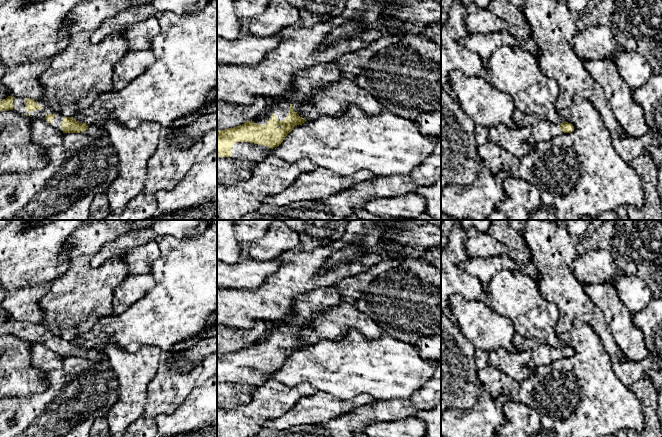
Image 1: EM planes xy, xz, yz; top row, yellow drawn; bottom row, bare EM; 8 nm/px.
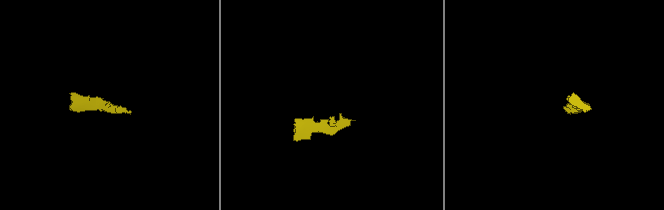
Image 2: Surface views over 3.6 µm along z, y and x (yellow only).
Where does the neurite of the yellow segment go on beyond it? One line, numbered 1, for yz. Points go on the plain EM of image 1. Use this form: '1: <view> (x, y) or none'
1: yz (541, 354)

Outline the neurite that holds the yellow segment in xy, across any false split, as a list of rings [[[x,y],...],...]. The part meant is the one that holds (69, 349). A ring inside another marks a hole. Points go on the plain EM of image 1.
[[[8,320],[0,325],[0,335],[3,334],[14,334],[22,340],[29,341],[32,345],[43,345],[61,357],[81,357],[90,360],[99,360],[105,357],[105,354],[95,347],[88,349],[80,347],[72,341],[66,341],[54,335],[41,323]]]

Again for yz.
[[[515,333],[512,338],[512,344],[517,351],[526,351],[531,354],[531,359],[527,363],[527,367],[530,369],[546,366],[563,357],[574,355],[574,350],[566,345],[561,348],[552,347],[548,344],[542,344],[536,340],[526,338],[518,333]]]

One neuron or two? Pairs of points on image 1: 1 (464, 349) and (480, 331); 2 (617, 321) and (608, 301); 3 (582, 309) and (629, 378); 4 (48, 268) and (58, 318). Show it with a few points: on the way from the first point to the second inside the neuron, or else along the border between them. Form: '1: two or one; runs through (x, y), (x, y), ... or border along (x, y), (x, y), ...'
1: two; border along (456, 323), (465, 338), (476, 349)
2: one; runs through (617, 316), (611, 306)
3: two; border along (614, 360), (620, 362), (629, 361)
4: two; border along (67, 267), (50, 285)

